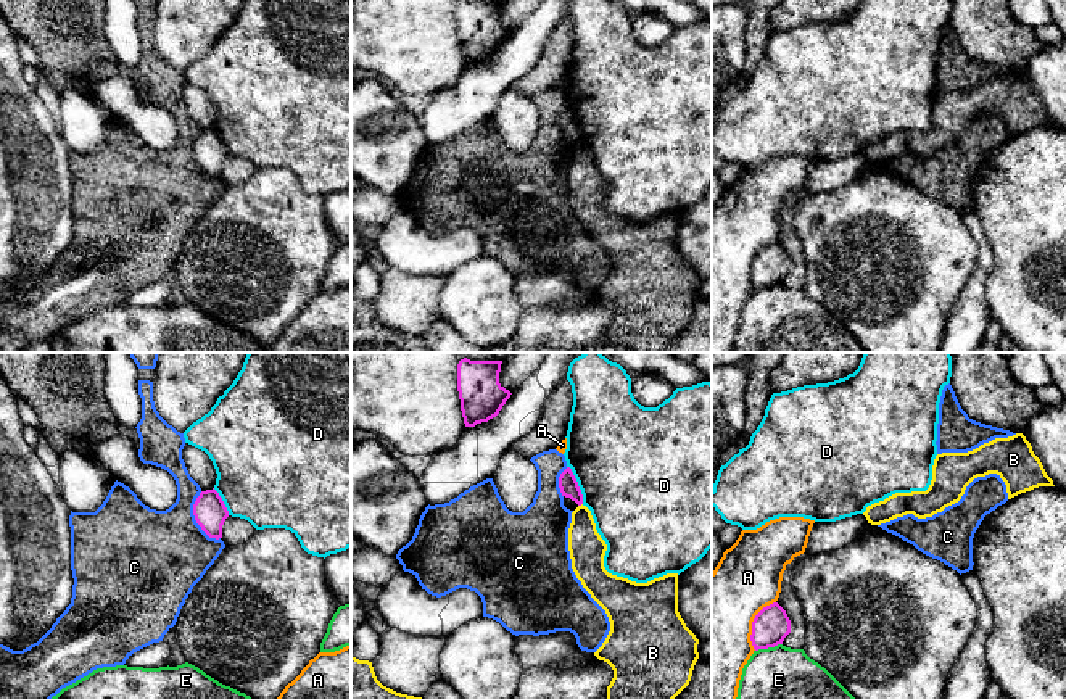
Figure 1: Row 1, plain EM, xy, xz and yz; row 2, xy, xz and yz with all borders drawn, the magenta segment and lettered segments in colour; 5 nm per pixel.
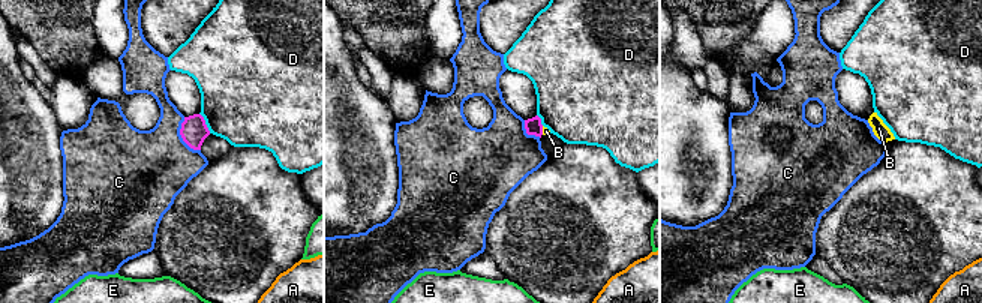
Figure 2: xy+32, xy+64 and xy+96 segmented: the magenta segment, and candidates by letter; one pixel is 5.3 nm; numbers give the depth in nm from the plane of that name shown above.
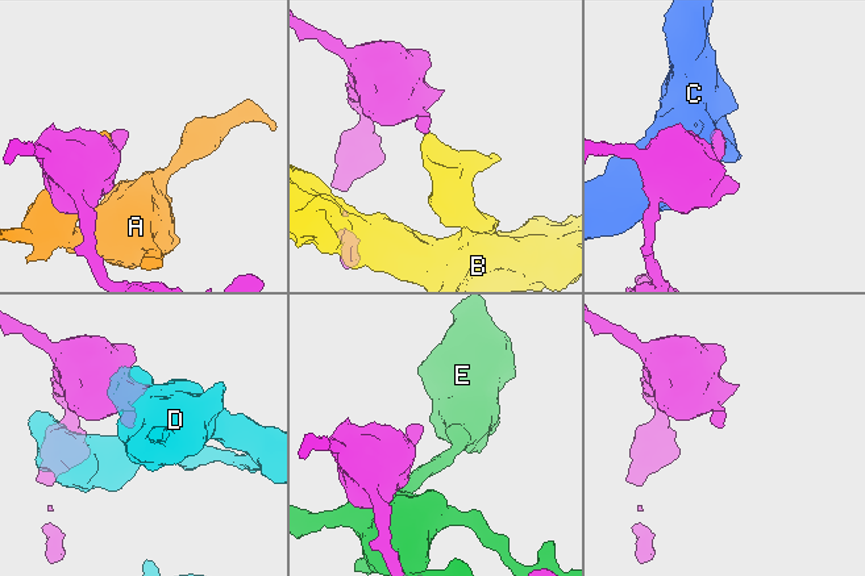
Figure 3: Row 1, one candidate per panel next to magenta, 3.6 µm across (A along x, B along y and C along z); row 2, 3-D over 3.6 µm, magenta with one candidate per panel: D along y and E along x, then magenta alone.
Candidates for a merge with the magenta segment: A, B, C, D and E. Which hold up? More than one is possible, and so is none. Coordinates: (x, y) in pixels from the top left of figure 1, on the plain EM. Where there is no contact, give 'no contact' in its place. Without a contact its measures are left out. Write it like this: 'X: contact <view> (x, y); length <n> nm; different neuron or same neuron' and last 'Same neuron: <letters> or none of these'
A: contact yz (752, 263); length 260 nm; different neuron
B: contact xz (580, 144); length 30 nm; different neuron
C: contact xy (195, 158); length 260 nm; different neuron
D: contact xz (577, 124); length 200 nm; different neuron
E: contact yz (768, 285); length 140 nm; different neuron
Same neuron: none of these

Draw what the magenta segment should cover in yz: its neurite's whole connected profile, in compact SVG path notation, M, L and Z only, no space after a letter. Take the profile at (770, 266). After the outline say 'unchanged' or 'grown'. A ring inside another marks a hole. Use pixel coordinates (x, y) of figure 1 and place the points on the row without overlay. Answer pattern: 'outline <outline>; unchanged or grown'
outline M773 242L763 246L752 261L750 280L755 290L783 283L791 272L791 259L786 250Z; unchanged

